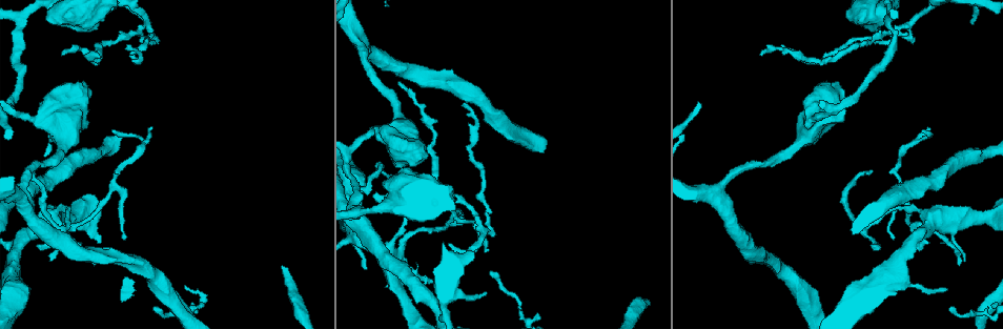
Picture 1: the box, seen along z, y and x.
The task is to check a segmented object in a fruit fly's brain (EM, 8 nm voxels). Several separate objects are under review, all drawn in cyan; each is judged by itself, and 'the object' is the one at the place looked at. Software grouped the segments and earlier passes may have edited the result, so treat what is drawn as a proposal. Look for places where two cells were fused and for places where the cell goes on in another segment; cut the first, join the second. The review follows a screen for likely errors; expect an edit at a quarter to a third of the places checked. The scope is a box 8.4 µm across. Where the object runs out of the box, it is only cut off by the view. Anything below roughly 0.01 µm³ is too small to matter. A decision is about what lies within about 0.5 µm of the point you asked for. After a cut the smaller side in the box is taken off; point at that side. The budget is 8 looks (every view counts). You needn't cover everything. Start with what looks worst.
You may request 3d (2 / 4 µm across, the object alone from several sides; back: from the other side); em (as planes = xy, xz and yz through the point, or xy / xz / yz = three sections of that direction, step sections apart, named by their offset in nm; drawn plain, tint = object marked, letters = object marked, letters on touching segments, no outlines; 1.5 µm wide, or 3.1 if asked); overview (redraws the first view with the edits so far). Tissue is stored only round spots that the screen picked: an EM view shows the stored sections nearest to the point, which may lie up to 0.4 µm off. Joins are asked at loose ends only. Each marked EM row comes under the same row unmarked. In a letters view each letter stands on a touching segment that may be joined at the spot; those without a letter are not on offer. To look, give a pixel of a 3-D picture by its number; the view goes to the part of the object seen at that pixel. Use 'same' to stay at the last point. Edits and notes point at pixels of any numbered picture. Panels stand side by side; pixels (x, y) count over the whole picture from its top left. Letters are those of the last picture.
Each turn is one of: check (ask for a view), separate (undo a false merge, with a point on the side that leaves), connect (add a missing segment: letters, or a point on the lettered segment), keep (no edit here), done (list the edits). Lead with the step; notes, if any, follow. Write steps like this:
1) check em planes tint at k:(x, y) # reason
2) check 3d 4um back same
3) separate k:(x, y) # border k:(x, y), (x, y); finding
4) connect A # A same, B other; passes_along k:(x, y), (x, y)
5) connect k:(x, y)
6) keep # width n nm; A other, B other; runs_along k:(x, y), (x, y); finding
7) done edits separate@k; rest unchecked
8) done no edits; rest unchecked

check 3d 4um at 1:(451, 243) # tapers out

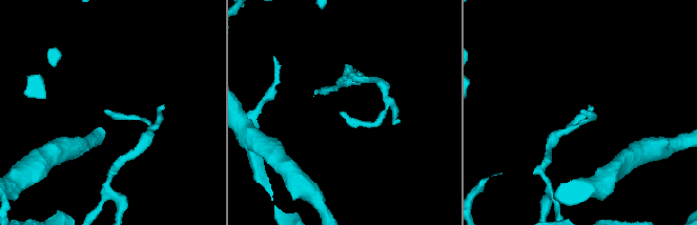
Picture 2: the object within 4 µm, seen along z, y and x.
check em planes letters at 2:(581, 112)

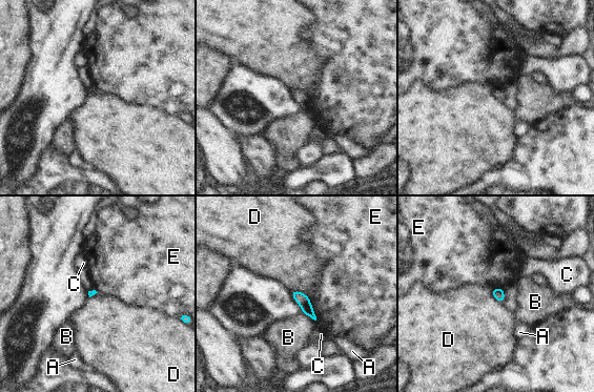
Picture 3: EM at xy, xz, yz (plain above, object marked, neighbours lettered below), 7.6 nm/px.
keep # longest_contact E 220 nm; A other, B other, C other, D other, E other; border 3:(491, 290), (491, 293), (500, 303); no lettered segment goes on from it

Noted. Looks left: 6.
check 3d 4um back at 1:(430, 280) # thin end

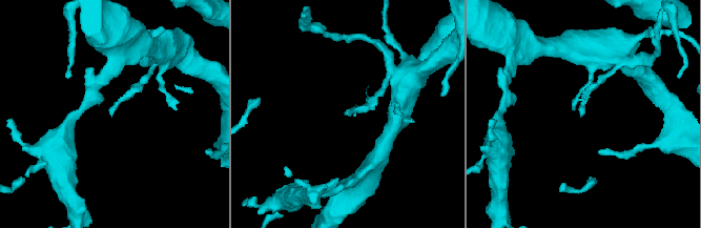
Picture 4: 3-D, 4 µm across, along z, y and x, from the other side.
check em yz step 8 letters at 4:(345, 111)

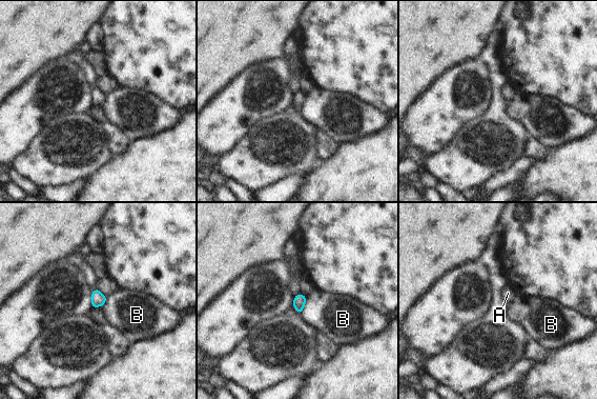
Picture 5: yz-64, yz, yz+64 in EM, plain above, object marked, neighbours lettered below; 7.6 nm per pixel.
keep # A other, B other; border 5:(307, 297), (301, 314); none of them fits

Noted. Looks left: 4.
check 3d 4um at 1:(871, 173) # thin end

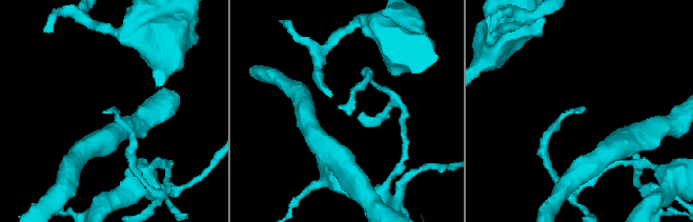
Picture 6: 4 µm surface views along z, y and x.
check em xz step 8 tint at 6:(114, 110)

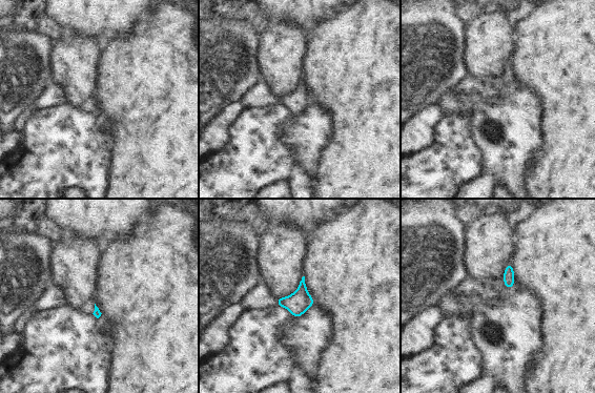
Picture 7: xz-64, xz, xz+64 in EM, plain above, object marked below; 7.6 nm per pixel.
check em planes letters same # cut it another way

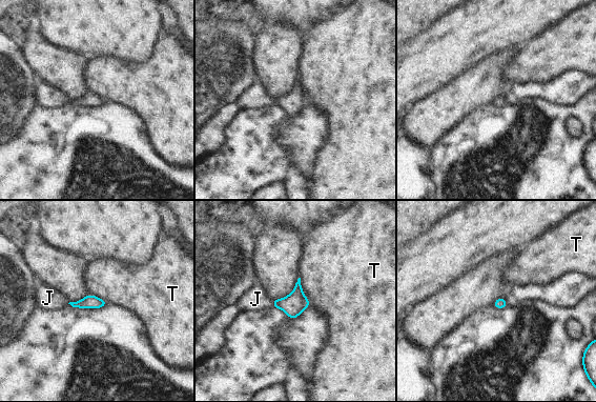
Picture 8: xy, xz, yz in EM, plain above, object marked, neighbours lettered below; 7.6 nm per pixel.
connect J # width 80 nm; J same, T other; passes_along 8:(294, 303), (272, 303), (255, 299); it goes on there

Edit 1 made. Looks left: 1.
done edits connect@8; rest unchecked

